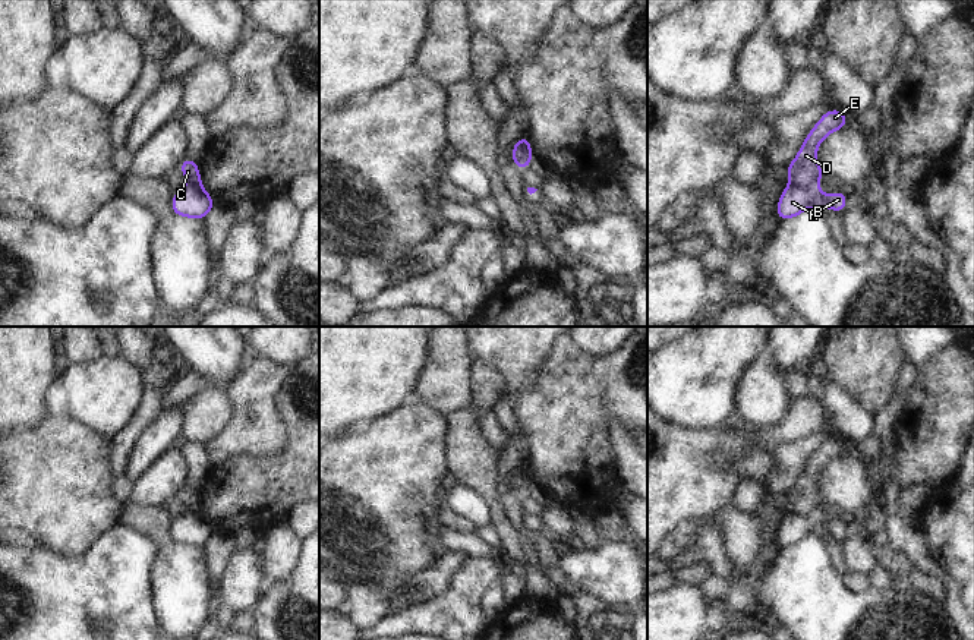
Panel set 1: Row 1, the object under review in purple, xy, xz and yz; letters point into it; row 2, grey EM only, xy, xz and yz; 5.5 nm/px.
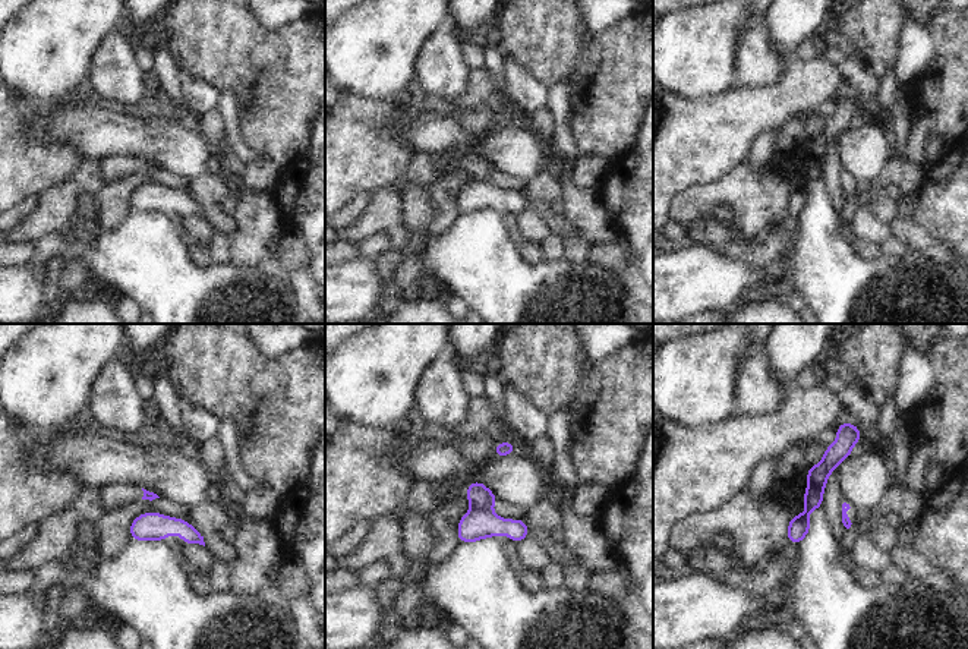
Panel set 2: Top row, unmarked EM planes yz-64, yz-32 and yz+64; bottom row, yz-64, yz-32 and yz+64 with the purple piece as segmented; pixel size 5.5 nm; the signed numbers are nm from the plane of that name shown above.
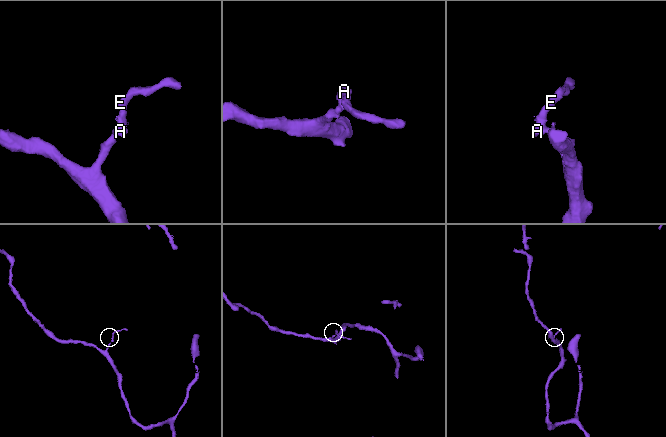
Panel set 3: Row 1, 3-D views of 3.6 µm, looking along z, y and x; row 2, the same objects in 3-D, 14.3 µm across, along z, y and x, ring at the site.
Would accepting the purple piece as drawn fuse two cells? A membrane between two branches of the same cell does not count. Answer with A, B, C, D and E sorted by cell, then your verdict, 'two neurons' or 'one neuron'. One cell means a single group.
A B / C D E | two neurons

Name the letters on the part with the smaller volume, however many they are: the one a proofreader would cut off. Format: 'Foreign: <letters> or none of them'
Foreign: C, D, E

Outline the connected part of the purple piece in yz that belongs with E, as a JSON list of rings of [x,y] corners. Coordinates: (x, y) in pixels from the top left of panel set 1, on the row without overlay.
[[[830,438],[825,441],[819,451],[807,463],[795,488],[787,495],[791,513],[807,517],[817,516],[823,502],[816,486],[817,475],[830,460],[841,458],[847,447],[848,445],[844,439]]]

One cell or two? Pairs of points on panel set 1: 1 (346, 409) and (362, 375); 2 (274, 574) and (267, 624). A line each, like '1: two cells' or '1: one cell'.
1: one cell
2: two cells

